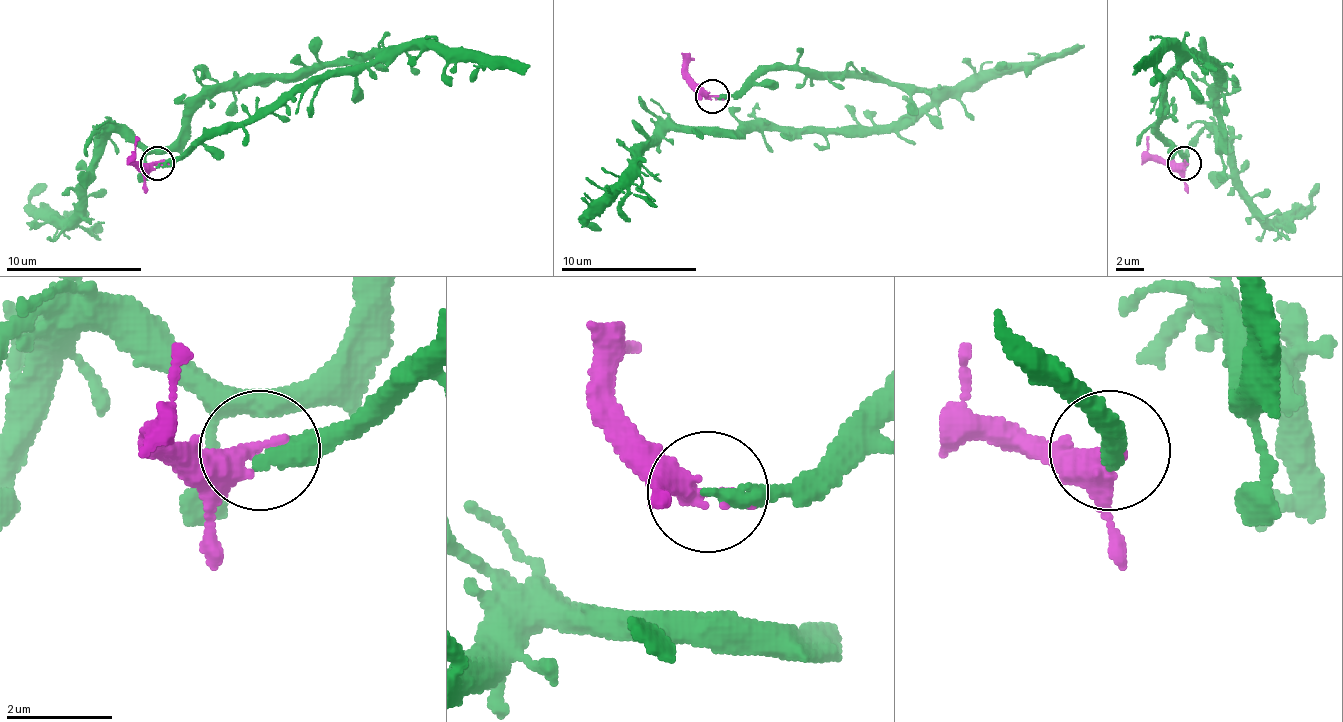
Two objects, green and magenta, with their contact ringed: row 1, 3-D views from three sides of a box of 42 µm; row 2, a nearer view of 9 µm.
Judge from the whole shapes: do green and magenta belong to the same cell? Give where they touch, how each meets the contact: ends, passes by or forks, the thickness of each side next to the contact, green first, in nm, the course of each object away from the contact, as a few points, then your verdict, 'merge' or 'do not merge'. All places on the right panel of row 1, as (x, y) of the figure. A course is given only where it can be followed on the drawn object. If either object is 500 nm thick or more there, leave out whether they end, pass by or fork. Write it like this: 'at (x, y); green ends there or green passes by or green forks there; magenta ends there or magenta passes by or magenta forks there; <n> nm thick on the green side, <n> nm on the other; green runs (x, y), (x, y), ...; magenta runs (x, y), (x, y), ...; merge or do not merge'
at (1184, 163); green ends there; magenta ends there; 360 nm thick on the green side, 440 nm on the other; green runs (1185, 162), (1158, 118), (1192, 57), (1216, 67), (1219, 148), (1219, 131), (1243, 196), (1294, 220), (1318, 182); magenta runs (1185, 162), (1154, 159), (1148, 135); merge

